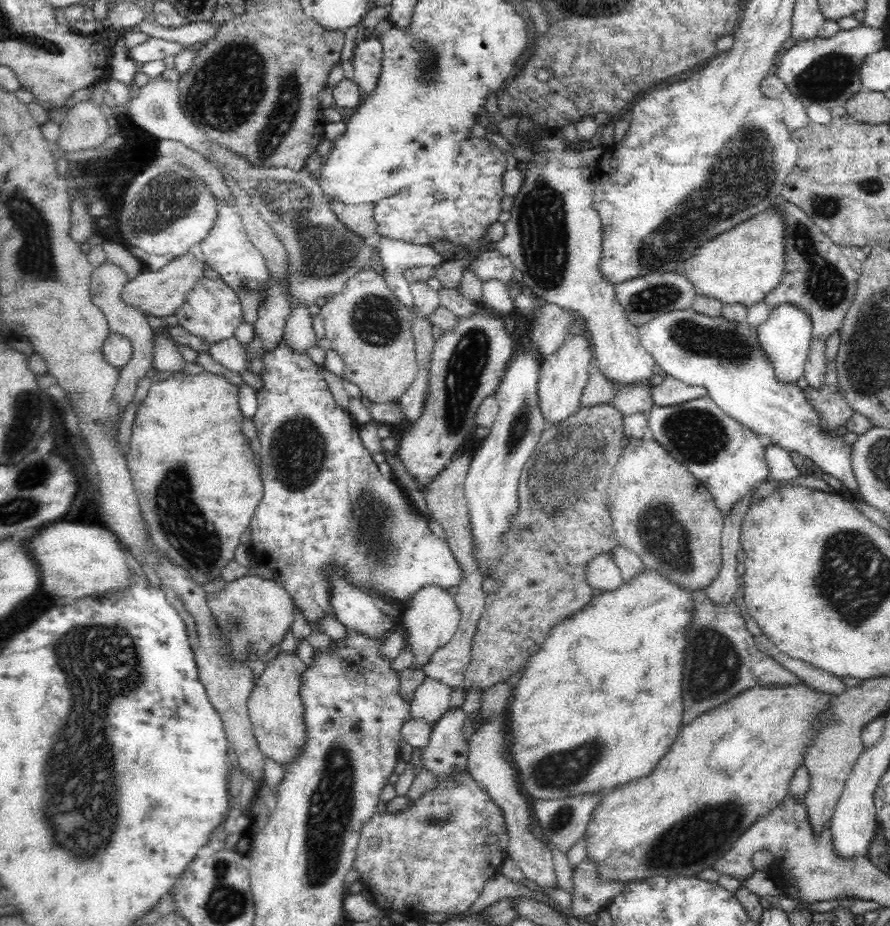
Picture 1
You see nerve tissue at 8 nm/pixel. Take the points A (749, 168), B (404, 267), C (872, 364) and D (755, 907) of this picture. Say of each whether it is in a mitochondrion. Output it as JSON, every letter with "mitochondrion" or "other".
{"A":"mitochondrion","B":"other","C":"mitochondrion","D":"other"}

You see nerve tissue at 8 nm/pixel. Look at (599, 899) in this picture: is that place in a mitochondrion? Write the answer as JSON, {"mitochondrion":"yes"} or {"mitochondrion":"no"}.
{"mitochondrion":"no"}

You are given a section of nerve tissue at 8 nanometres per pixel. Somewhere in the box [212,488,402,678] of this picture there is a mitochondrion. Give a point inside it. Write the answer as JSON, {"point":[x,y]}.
{"point":[230,621]}

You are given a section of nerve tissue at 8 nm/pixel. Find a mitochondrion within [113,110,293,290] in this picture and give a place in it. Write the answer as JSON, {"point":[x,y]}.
{"point":[169,209]}

